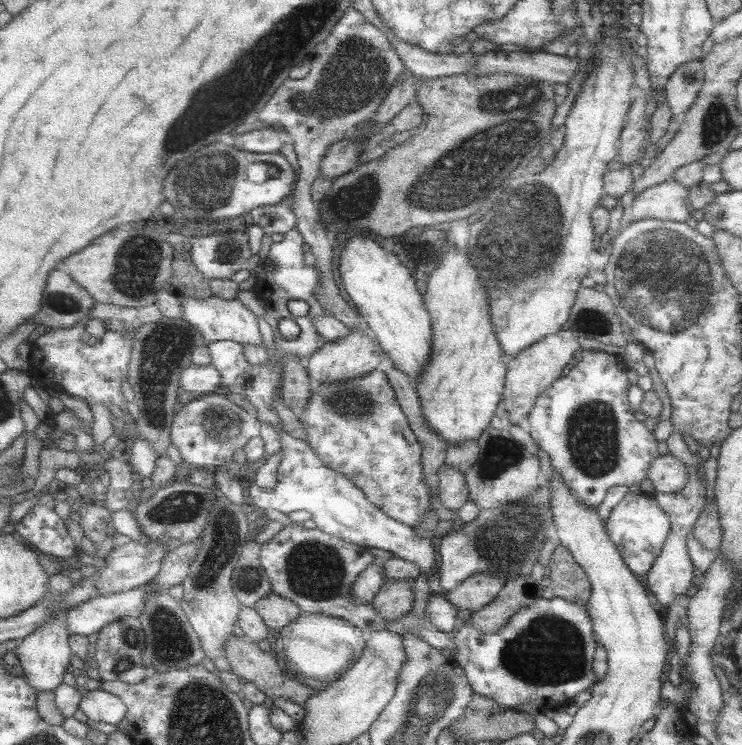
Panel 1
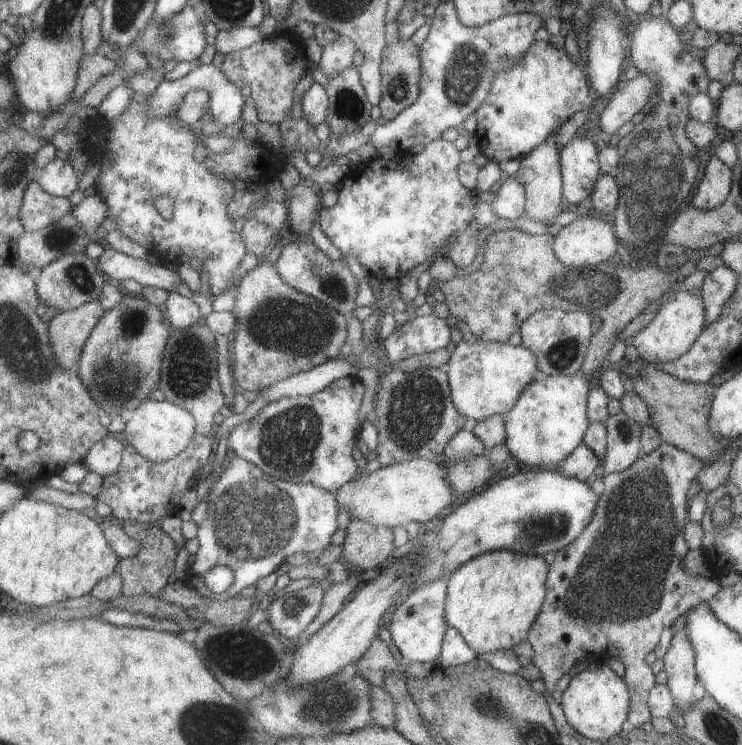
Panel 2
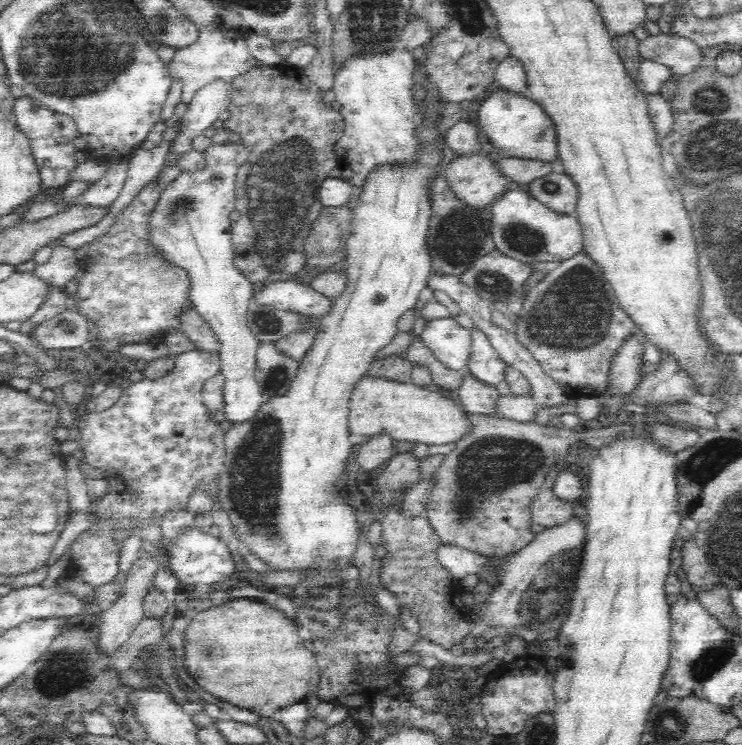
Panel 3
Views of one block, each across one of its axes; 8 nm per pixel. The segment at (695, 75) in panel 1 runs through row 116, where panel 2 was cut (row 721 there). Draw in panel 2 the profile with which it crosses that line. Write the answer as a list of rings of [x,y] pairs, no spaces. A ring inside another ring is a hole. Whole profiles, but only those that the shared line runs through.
[[[679,630],[673,634],[669,648],[663,656],[663,670],[667,672],[665,684],[673,696],[673,706],[675,706],[669,718],[675,724],[683,718],[685,708],[695,702],[693,686],[695,682],[699,682],[697,672],[695,672],[695,650],[685,630]]]

